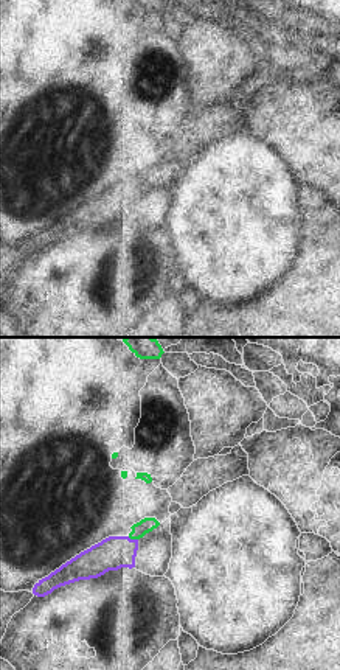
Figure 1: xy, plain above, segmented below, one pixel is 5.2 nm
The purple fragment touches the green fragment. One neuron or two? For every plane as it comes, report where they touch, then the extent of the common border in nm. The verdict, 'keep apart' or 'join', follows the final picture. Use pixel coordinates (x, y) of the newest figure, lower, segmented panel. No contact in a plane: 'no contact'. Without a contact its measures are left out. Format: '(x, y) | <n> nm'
(132, 540) | 60 nm

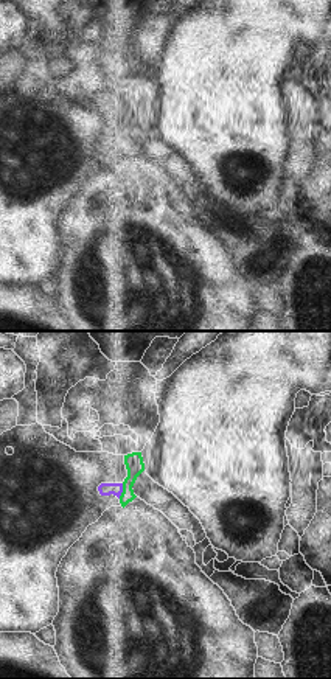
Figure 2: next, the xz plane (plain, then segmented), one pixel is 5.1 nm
(121, 491) | 80 nm

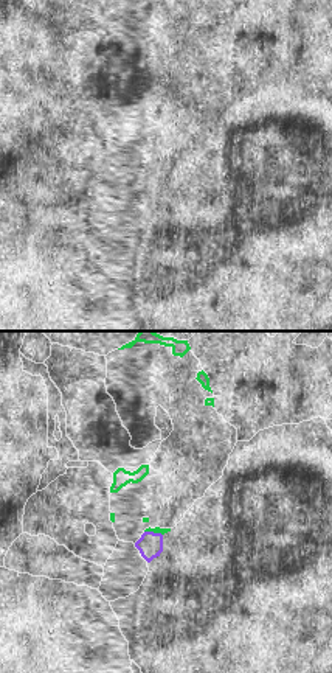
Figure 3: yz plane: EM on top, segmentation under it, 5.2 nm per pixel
(152, 532) | 100 nm

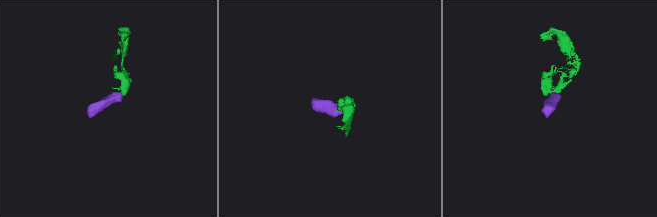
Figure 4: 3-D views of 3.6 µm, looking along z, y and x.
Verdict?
join

